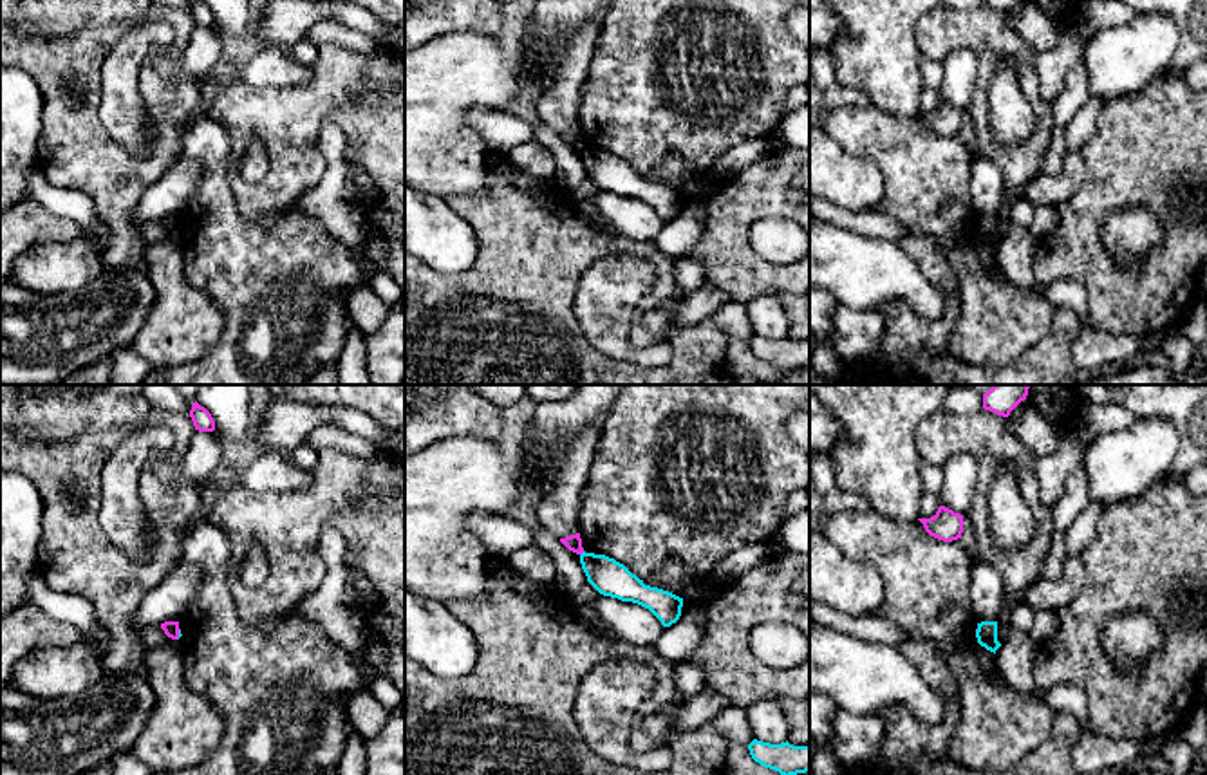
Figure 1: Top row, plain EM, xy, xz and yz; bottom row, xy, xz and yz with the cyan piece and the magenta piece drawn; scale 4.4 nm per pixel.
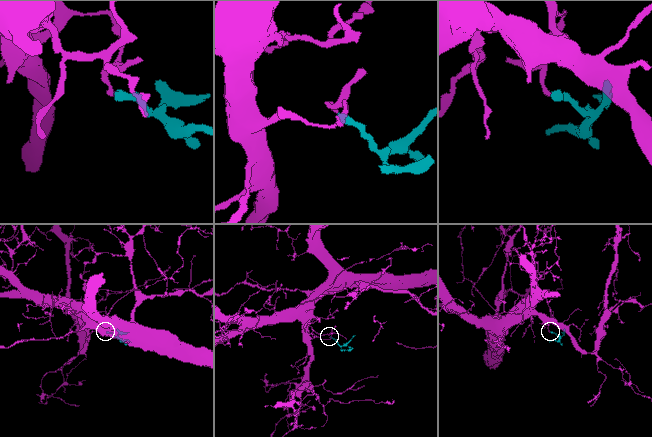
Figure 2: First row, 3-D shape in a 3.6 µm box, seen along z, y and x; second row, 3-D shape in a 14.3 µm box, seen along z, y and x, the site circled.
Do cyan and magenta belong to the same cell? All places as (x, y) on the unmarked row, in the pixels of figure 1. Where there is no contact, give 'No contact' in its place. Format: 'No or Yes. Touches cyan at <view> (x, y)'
No. Touches cyan at xz (582, 149)

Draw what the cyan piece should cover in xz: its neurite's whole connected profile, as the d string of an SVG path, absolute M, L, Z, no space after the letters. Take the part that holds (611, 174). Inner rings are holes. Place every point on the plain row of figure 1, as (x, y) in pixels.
M582 148L582 164L587 177L604 191L618 193L622 197L632 197L649 204L663 222L670 222L681 211L683 193L645 181L636 170L632 170L623 159L605 150Z

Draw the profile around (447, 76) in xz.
M484 33L443 34L414 51L405 51L405 184L441 199L452 195L484 197L488 193L486 146L466 130L464 114L472 107L504 110L524 92L524 85L535 76L535 63L528 52L506 54L502 38Z

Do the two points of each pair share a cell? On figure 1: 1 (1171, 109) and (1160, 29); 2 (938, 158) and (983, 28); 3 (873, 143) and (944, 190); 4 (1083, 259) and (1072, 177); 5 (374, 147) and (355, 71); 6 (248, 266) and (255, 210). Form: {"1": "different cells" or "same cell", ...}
{"1": "different cells", "2": "different cells", "3": "same cell", "4": "different cells", "5": "same cell", "6": "different cells"}

